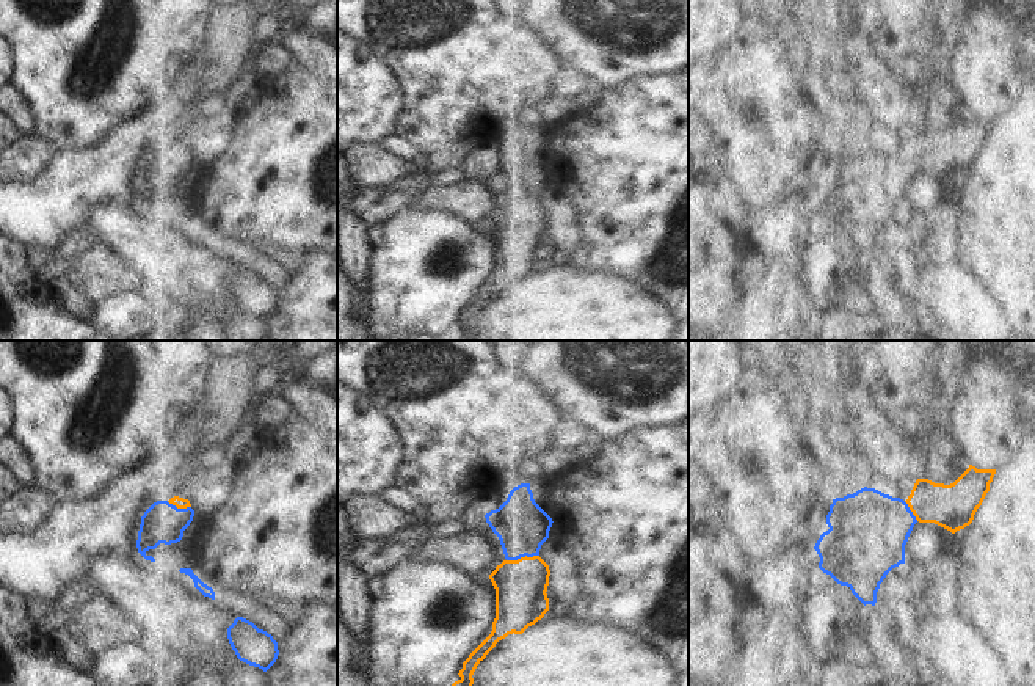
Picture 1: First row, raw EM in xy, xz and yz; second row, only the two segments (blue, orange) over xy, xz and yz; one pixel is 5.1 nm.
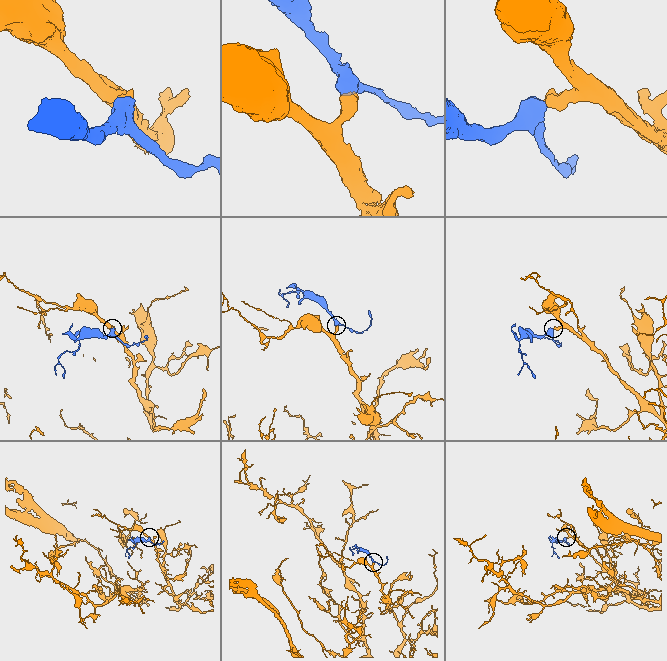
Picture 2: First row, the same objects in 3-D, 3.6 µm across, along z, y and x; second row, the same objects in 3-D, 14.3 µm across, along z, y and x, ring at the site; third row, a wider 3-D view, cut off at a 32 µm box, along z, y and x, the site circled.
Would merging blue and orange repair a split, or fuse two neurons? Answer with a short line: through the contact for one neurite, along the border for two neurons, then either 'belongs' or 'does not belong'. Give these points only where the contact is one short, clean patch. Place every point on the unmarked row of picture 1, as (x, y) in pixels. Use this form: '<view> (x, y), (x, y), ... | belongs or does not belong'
belongs

